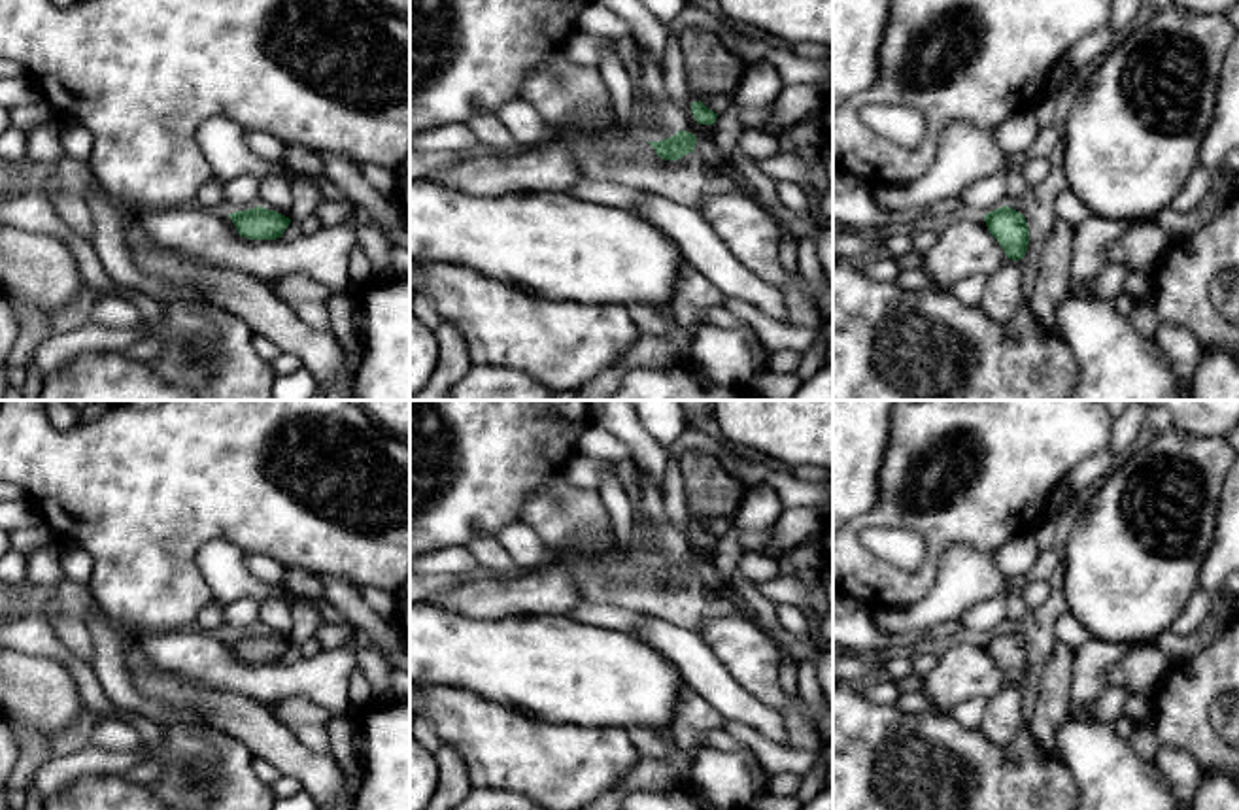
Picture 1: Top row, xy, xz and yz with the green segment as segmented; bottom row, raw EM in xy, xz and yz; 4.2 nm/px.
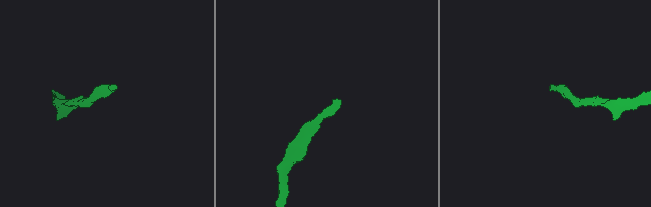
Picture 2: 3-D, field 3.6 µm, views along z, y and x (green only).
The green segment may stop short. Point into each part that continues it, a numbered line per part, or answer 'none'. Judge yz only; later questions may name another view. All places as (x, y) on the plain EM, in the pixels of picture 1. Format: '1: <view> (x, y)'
none

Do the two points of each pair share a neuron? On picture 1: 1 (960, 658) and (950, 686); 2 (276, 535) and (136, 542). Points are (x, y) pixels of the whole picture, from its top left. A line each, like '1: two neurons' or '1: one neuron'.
1: one neuron
2: one neuron

